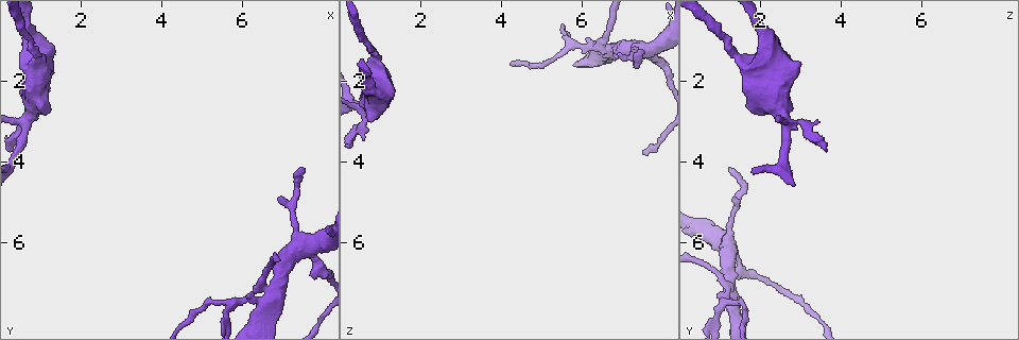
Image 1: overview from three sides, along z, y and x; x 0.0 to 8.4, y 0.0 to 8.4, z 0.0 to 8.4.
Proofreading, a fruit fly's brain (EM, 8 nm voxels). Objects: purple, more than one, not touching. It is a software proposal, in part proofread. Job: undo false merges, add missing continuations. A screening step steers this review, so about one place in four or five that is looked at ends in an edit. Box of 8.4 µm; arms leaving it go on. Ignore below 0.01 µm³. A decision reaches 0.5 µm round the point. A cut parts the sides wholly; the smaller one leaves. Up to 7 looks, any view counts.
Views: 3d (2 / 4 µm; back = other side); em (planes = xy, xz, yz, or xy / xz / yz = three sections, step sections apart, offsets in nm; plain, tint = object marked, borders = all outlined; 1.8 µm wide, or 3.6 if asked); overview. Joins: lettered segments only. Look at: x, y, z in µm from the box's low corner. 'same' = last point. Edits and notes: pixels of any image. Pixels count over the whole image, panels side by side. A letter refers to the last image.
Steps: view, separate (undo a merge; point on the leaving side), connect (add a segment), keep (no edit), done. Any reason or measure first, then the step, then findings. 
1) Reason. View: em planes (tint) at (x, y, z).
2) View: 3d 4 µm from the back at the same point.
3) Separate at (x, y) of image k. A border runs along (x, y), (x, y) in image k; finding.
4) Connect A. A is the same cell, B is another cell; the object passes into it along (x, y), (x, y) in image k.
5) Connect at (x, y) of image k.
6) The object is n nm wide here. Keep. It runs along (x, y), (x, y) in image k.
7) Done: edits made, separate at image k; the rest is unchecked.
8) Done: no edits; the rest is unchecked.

Tapers out. View: 3d 4 µm at (7.45, 4.20, 1.25).

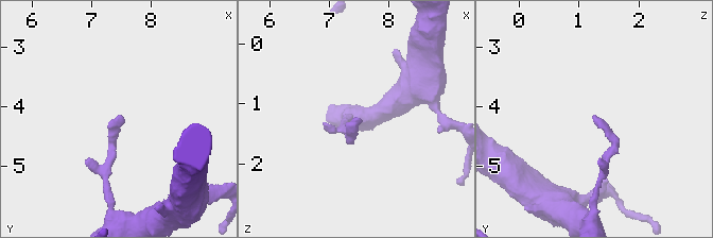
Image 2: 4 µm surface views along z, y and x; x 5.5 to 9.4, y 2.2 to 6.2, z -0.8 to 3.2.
View: em planes (tint) at (7.45, 4.15, 1.25).

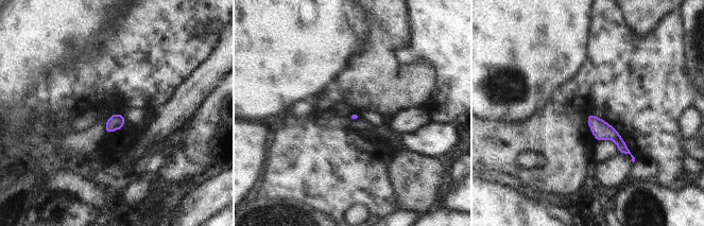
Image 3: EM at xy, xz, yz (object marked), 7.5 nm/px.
View: em planes (borders) at the same point.

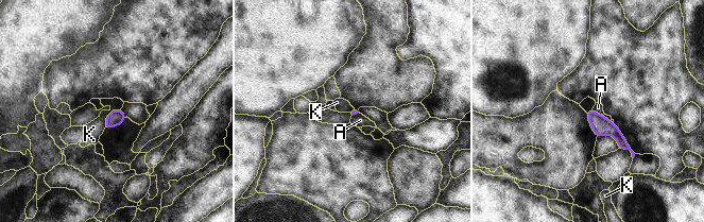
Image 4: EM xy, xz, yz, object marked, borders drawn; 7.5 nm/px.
Keep. A and K are other cells; a border runs along (120, 108), (108, 114), (104, 126) in image 4; no lettered segment goes on from it.

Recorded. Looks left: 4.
Small branch off a trunk. View: 3d 2 µm at (7.75, 6.00, 1.25).

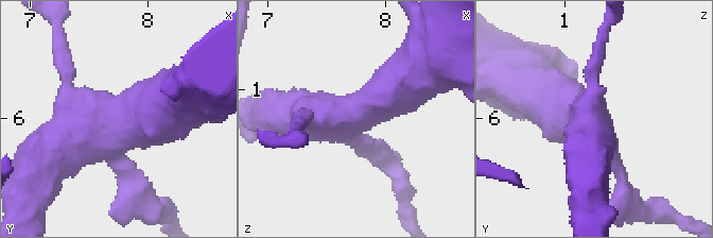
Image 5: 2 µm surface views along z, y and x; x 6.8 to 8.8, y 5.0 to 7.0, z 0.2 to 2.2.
4 arms meet here; need the tissue. View: em xy step 8 (tint) at (7.70, 6.06, 1.20).

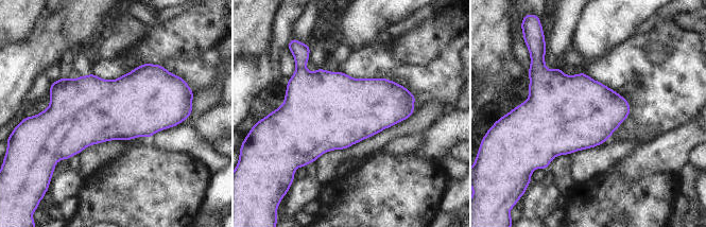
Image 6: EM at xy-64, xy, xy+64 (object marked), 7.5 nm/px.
View: em planes (borders) at the same point.

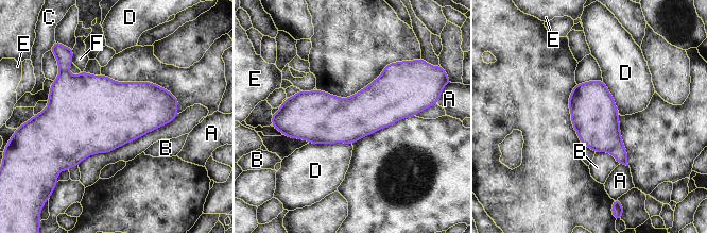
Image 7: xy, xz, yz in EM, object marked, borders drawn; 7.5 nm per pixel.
Keep. A, B, C, D, E and F are other cells; a border runs along (309, 142), (351, 144) in image 7; one cell here.

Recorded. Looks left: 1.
Done: no edits; the rest is unchecked.

